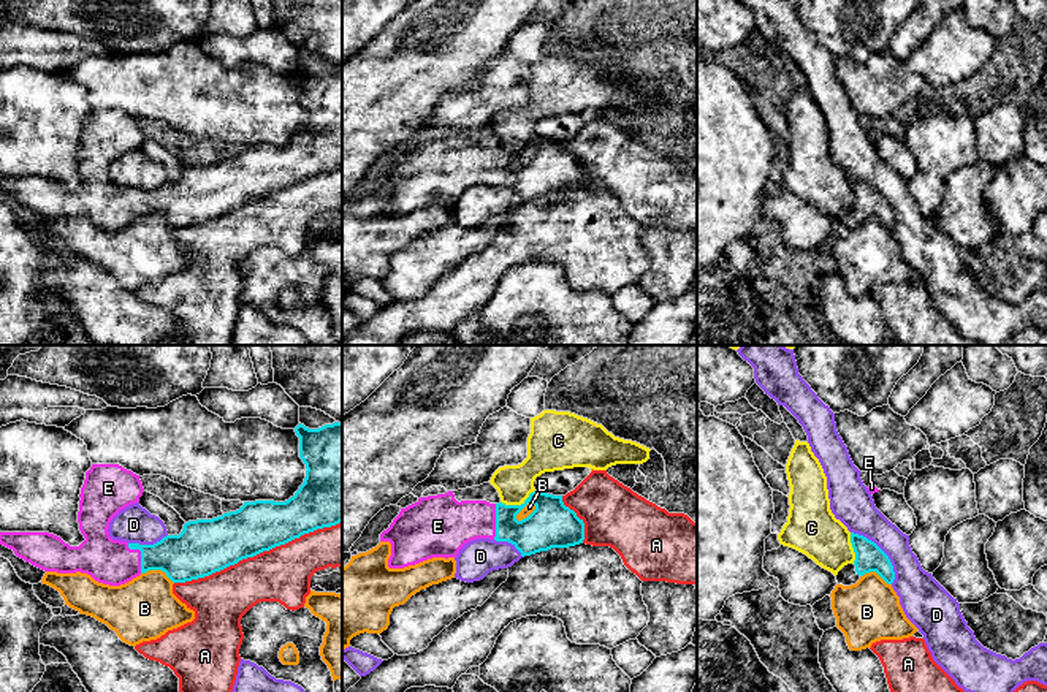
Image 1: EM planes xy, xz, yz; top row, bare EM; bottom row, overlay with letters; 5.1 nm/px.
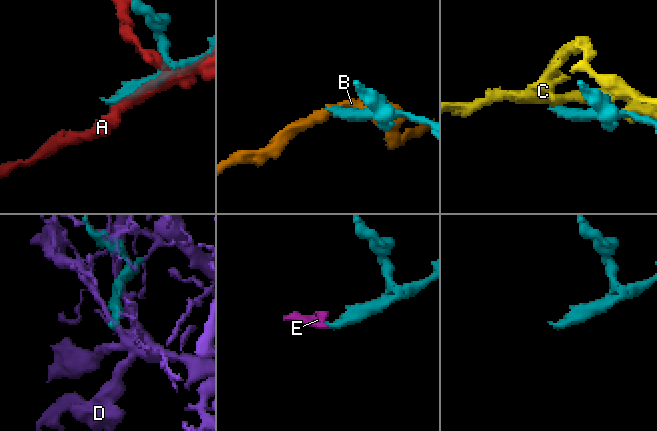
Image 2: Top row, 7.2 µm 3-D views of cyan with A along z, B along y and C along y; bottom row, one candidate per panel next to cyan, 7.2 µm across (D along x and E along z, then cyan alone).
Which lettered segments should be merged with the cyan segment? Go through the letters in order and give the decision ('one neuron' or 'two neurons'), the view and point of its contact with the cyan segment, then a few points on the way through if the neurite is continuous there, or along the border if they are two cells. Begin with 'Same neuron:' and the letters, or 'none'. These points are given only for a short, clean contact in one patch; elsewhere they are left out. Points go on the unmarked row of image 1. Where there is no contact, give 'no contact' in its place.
Same neuron: E
A: two neurons; contact xy (257, 198)
B: two neurons; contact xz (528, 162); border xz (536, 151), (526, 162), (515, 163)
C: two neurons; contact xz (517, 151)
D: two neurons; contact yz (883, 197)
E: one neuron; contact xy (141, 200); way xy (190, 200), (141, 200), (108, 206)

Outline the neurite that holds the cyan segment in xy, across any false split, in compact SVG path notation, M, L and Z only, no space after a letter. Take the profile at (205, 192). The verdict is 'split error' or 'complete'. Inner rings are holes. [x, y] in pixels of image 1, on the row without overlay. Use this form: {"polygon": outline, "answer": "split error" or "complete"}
{"polygon": "M299 68L295 78L299 82L299 103L307 116L304 128L285 147L244 147L236 157L212 165L188 166L179 181L166 181L154 190L127 188L112 185L108 174L120 155L139 147L144 138L139 120L119 109L92 109L79 139L78 168L86 184L79 192L70 192L49 177L0 177L0 190L44 217L81 217L109 231L125 230L149 215L165 217L173 228L209 222L242 204L342 166L342 68L325 70L318 74L309 74Z", "answer": "split error"}

